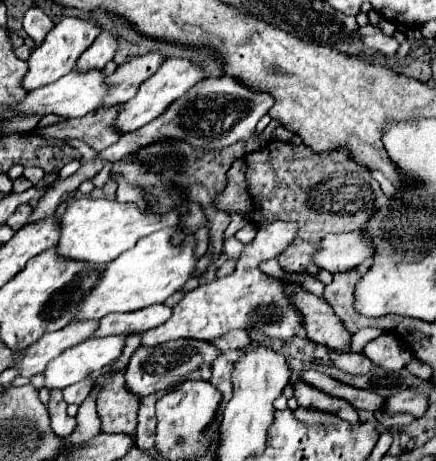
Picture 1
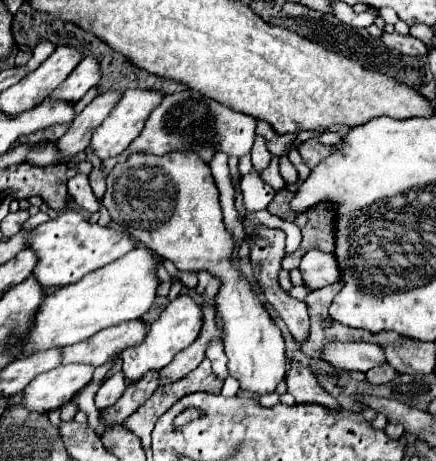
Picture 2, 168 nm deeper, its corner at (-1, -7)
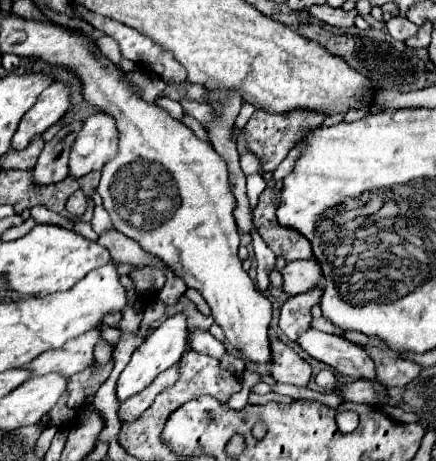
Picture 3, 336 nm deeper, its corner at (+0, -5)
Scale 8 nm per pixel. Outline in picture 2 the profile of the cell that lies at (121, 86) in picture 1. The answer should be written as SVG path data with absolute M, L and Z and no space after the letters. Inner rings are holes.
M109 90L105 94L99 94L91 104L87 104L85 110L77 116L77 120L73 120L65 136L57 140L59 152L67 156L83 152L91 142L93 130L101 124L101 120L105 120L111 114L115 104L121 100L123 92L125 90Z

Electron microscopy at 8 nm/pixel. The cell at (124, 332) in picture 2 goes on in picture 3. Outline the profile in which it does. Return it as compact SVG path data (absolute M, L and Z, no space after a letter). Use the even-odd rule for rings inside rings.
M90 330L88 334L82 334L80 338L68 340L62 348L48 350L28 362L24 368L32 372L32 378L44 376L50 372L58 372L66 378L72 374L88 368L94 362L94 346L100 340L98 330Z

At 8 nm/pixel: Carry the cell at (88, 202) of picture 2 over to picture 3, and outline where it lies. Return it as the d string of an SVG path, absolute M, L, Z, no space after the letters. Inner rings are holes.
M96 206L96 210L94 210L92 228L94 228L94 232L96 232L98 236L104 234L104 232L108 232L108 230L112 230L112 220L110 220L108 212L106 212L102 206Z

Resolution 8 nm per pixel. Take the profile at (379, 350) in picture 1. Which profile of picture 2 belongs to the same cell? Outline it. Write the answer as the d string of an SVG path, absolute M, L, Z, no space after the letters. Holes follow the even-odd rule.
M353 342L353 344L329 344L323 356L337 370L359 370L367 372L375 366L385 364L385 352L379 344Z

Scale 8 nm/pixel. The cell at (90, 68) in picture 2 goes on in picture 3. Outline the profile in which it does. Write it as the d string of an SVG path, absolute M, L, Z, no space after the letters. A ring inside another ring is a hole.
M54 82L52 86L48 86L38 96L38 102L20 120L18 130L12 138L12 150L24 150L36 136L56 124L68 110L68 106L68 86L64 82Z

